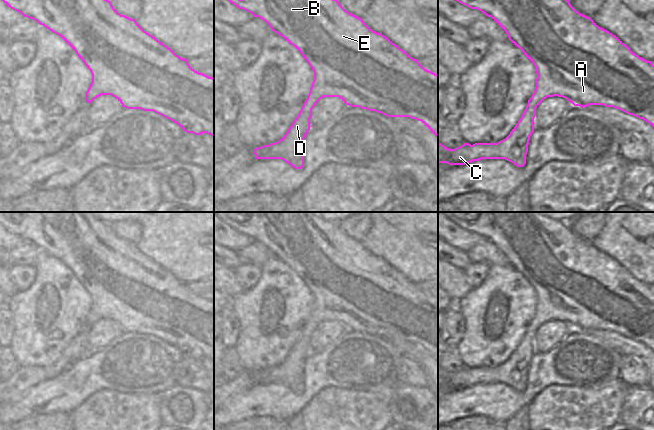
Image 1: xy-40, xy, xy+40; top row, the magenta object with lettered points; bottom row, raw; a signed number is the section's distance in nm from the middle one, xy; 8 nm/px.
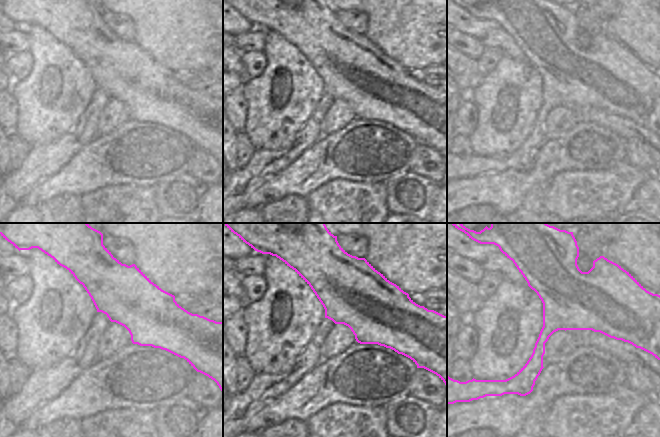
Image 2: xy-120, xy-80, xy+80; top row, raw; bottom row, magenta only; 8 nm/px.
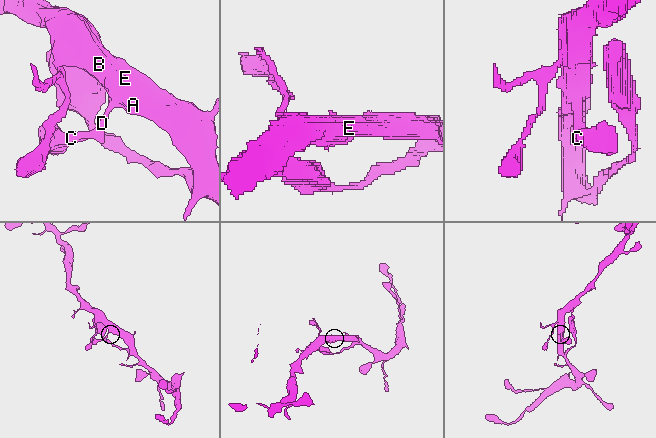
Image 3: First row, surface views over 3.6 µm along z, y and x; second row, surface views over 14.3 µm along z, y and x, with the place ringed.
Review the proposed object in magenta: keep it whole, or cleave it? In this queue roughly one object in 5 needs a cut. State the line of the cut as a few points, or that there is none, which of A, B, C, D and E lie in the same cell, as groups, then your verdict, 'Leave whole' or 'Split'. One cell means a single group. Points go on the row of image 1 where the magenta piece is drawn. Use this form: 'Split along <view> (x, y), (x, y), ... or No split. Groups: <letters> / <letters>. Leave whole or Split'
Split along xy+40 (530, 98), (533, 100), (535, 109). Groups: A B E / C D. Split.

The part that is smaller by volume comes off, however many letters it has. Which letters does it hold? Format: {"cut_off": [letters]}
{"cut_off": ["C", "D"]}

